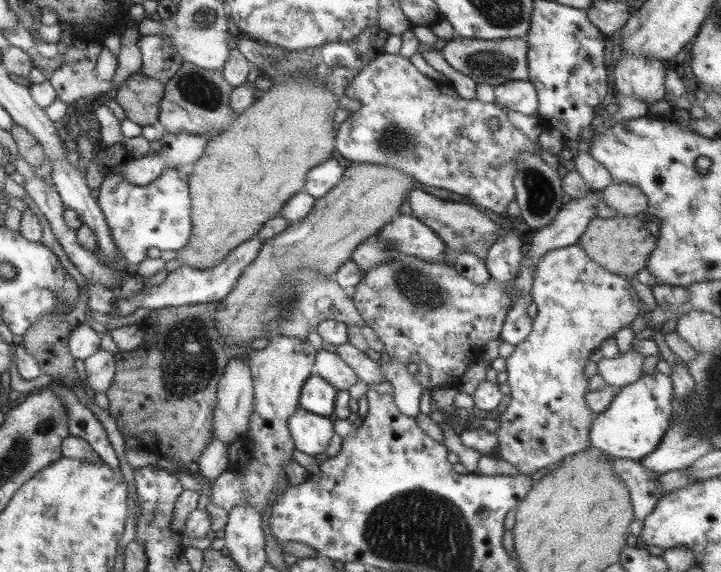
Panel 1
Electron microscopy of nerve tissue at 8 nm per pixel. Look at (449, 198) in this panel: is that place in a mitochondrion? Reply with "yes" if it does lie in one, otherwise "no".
no

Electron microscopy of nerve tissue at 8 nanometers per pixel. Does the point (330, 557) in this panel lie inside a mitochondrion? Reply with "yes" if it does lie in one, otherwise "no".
no

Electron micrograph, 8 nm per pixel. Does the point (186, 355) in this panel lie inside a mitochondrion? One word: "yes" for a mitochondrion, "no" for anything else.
yes

